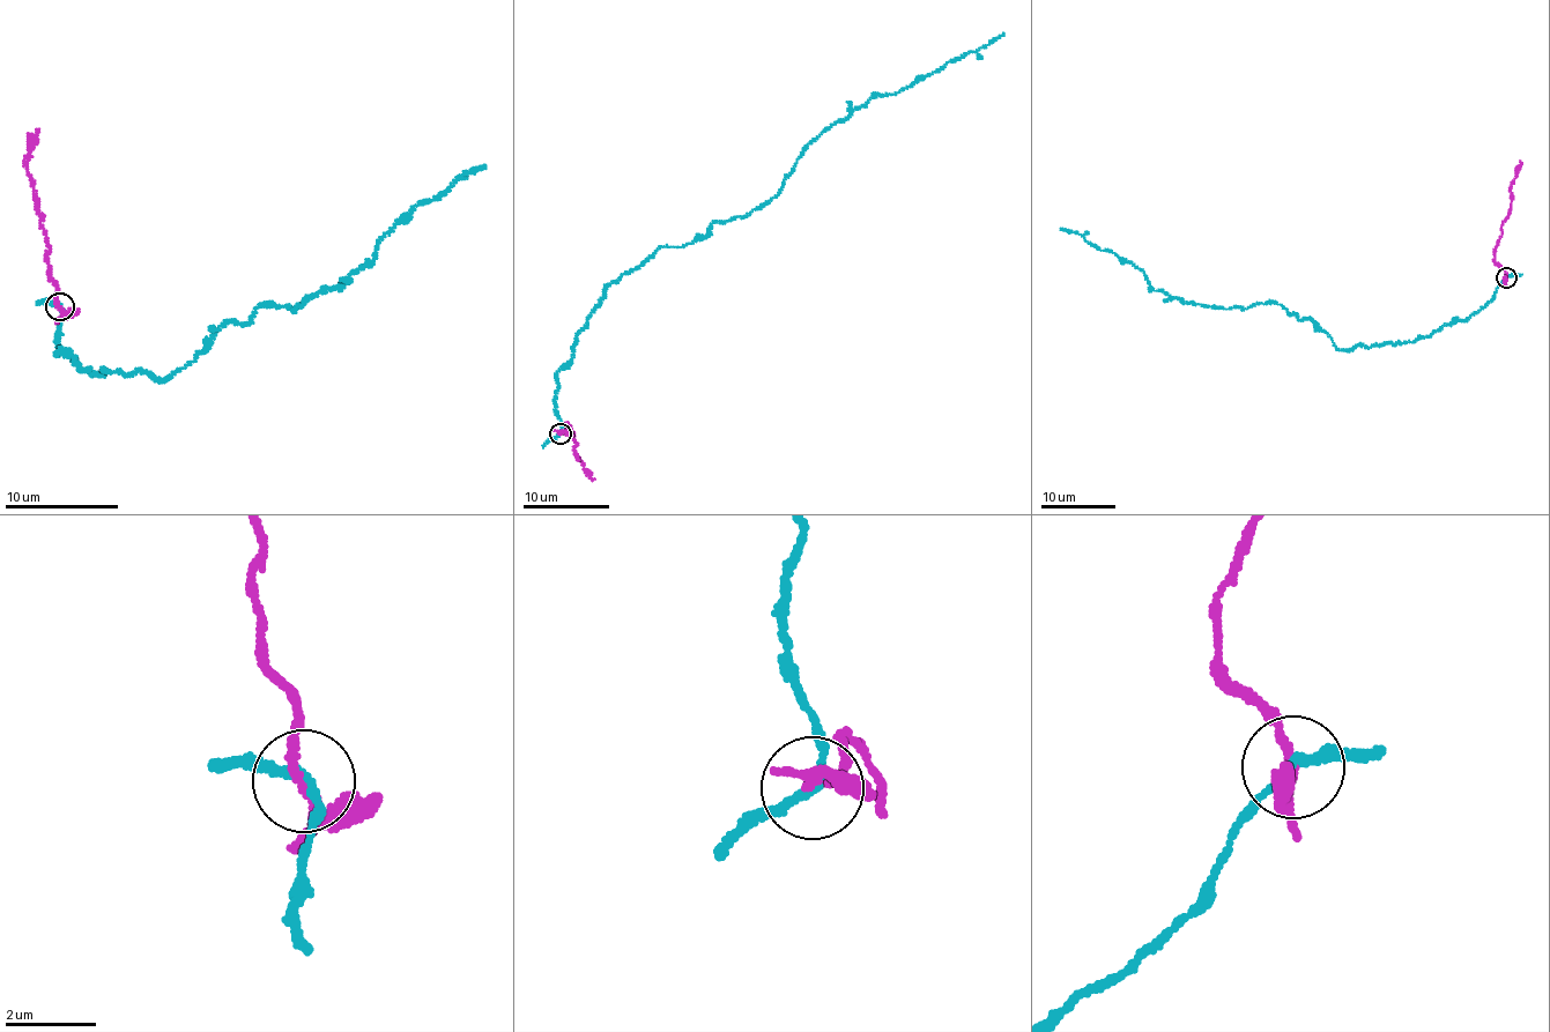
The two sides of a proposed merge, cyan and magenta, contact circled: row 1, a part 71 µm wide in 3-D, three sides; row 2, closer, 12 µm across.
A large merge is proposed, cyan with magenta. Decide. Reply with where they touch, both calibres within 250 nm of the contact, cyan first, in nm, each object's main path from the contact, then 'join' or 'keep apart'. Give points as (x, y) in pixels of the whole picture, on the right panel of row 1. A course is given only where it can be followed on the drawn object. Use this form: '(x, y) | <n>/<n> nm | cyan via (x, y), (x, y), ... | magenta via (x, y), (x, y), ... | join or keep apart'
(1506, 277) | 170/140 nm | cyan via (1506, 277), (1485, 305), (1428, 336), (1347, 350), (1275, 302), (1218, 309), (1170, 297), (1140, 268), (1060, 228) | magenta via (1506, 277), (1505, 268), (1495, 261), (1496, 245), (1502, 225), (1511, 212), (1511, 182), (1520, 161) | keep apart

